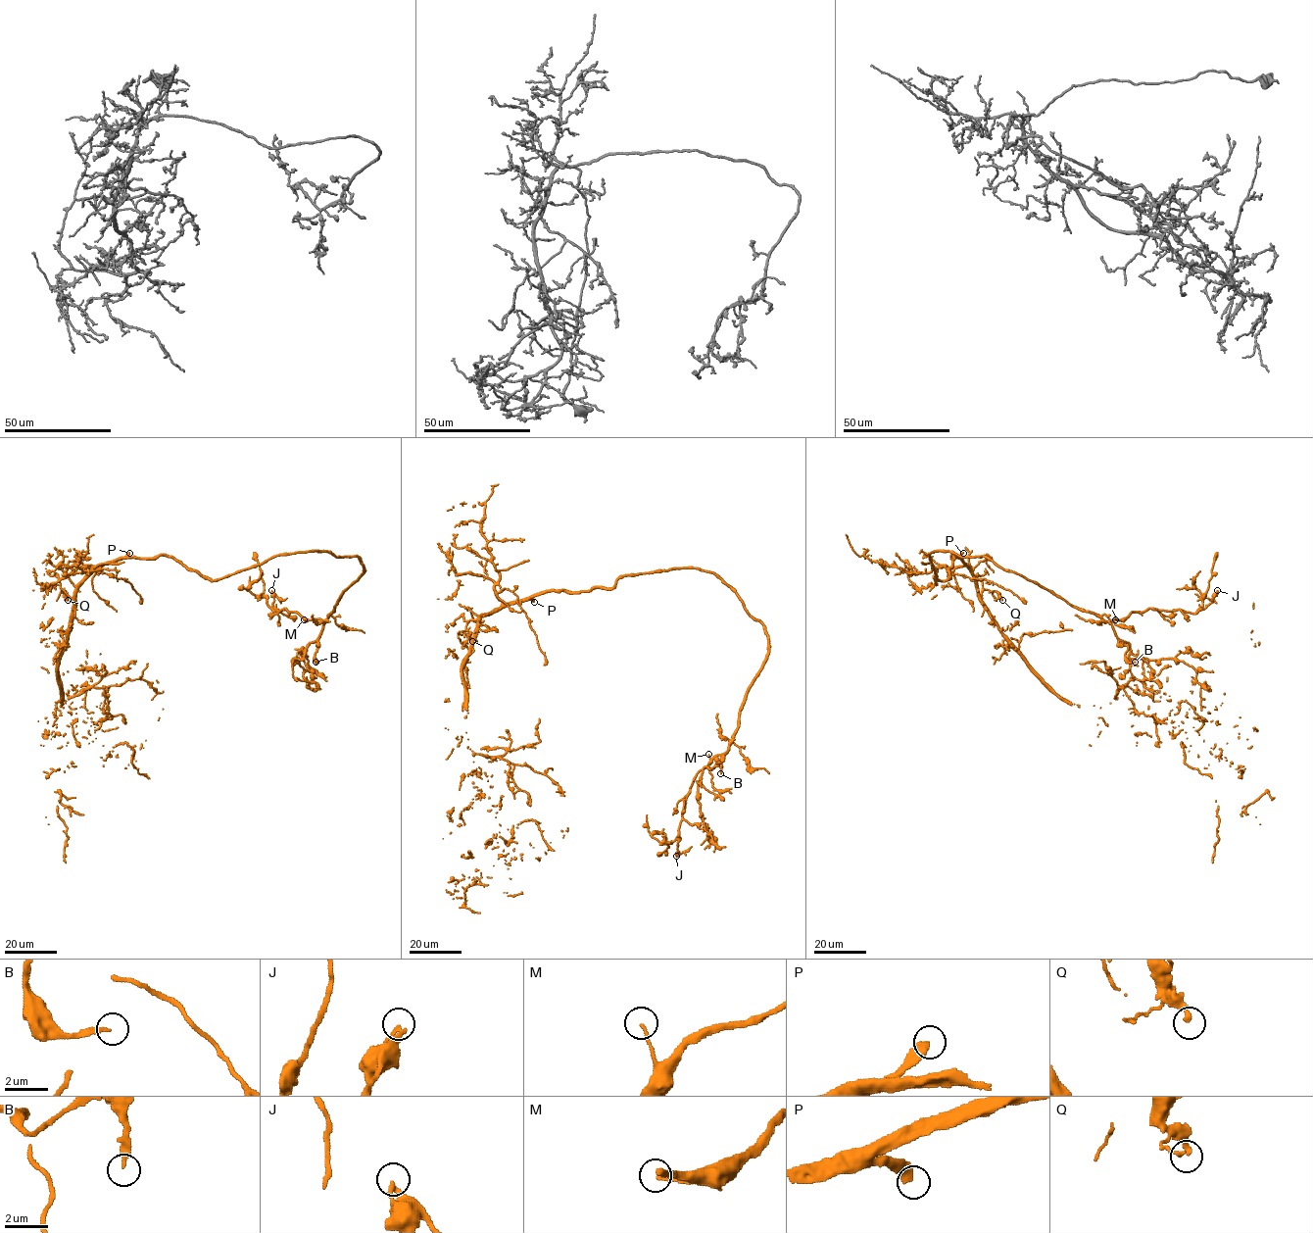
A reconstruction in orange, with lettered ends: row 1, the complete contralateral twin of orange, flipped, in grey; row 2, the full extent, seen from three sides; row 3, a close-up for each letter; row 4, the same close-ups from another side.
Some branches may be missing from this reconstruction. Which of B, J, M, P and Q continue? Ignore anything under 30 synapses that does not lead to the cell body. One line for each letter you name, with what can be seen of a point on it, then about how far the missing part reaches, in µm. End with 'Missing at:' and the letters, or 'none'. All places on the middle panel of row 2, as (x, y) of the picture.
B: place (720, 773); missing 10 µm
P: place (534, 602); missing 160 µm
Missing at: B, P

